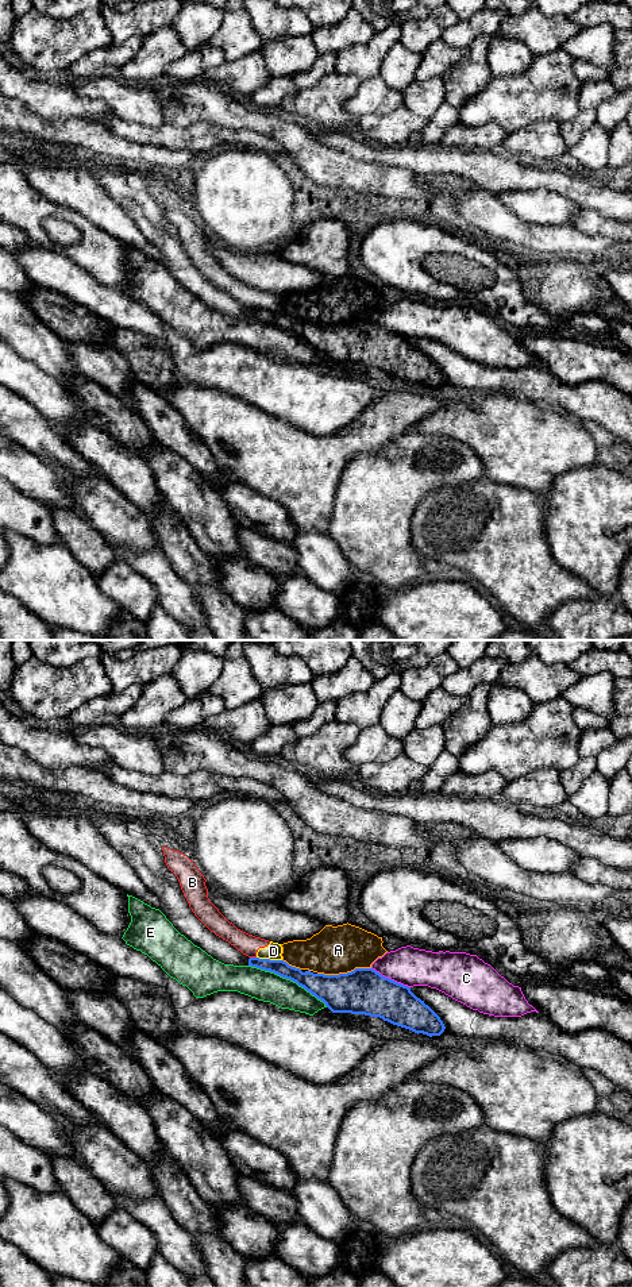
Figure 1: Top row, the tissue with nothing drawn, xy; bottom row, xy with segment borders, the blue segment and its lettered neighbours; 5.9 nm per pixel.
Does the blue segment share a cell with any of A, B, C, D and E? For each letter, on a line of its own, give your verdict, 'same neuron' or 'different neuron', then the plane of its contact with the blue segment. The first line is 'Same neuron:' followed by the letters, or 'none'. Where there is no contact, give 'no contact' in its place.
Same neuron: none
A: different neuron; contact in xy
B: different neuron; contact in xy
C: different neuron; contact in xy
D: different neuron; contact in xy
E: different neuron; contact in xy

